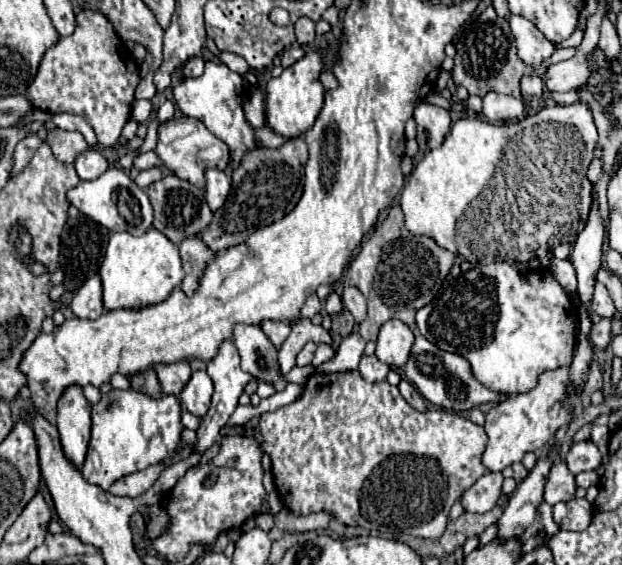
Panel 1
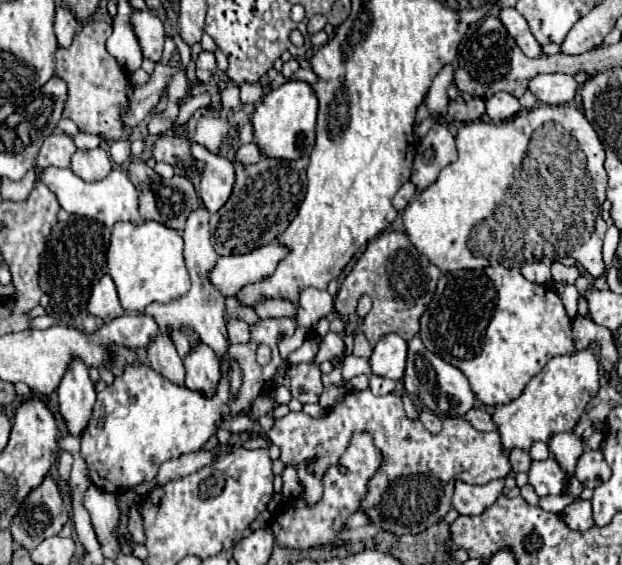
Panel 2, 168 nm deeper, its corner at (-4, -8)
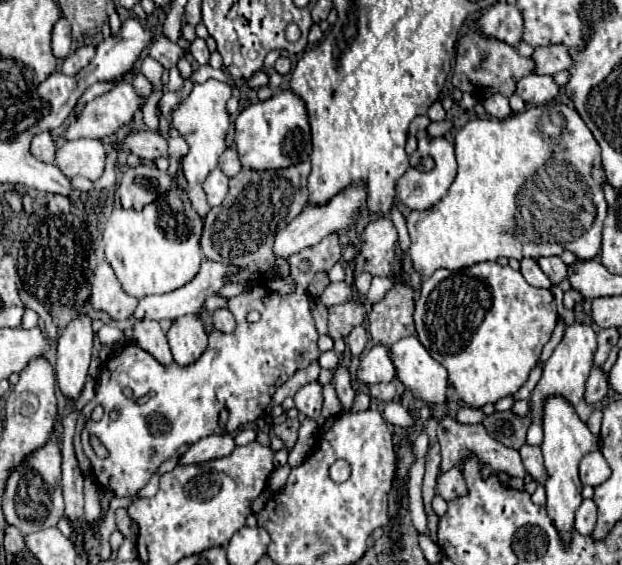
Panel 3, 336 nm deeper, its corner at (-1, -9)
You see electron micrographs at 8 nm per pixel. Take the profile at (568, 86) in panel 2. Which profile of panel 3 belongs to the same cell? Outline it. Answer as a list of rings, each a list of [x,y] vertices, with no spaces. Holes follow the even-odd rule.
[[[531,72],[517,82],[515,92],[525,100],[525,104],[547,104],[559,94],[559,86],[551,76]]]

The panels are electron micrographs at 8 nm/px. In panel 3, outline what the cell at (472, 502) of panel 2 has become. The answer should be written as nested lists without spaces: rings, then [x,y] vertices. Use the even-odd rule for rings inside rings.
[[[451,468],[451,470],[439,474],[439,478],[437,478],[437,492],[445,500],[455,498],[455,494],[463,494],[463,490],[465,490],[465,482],[463,482],[463,474],[461,474],[459,468]]]

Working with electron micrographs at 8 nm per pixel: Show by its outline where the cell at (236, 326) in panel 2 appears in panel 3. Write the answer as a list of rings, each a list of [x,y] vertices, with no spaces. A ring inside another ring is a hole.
[[[217,308],[213,312],[213,326],[217,326],[221,332],[231,332],[235,330],[235,318],[227,308]]]

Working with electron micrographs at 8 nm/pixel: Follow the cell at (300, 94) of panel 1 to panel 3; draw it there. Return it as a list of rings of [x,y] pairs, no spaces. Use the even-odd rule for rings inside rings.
[[[285,90],[245,108],[235,120],[235,146],[241,164],[251,170],[289,168],[307,160],[311,154],[311,128],[303,100]]]

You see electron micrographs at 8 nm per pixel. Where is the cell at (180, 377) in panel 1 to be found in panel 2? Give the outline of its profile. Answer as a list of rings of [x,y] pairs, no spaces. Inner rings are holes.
[[[158,337],[158,341],[154,341],[154,345],[150,345],[148,363],[156,373],[166,377],[174,385],[180,385],[180,387],[184,385],[186,369],[184,369],[180,355],[176,353],[176,347],[170,341],[170,337]]]

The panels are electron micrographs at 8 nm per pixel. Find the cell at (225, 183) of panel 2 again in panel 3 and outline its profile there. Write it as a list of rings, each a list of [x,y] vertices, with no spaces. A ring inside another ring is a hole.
[[[215,168],[203,182],[203,190],[207,194],[207,202],[211,206],[219,206],[223,202],[223,198],[227,196],[227,182],[229,178],[219,170]]]

